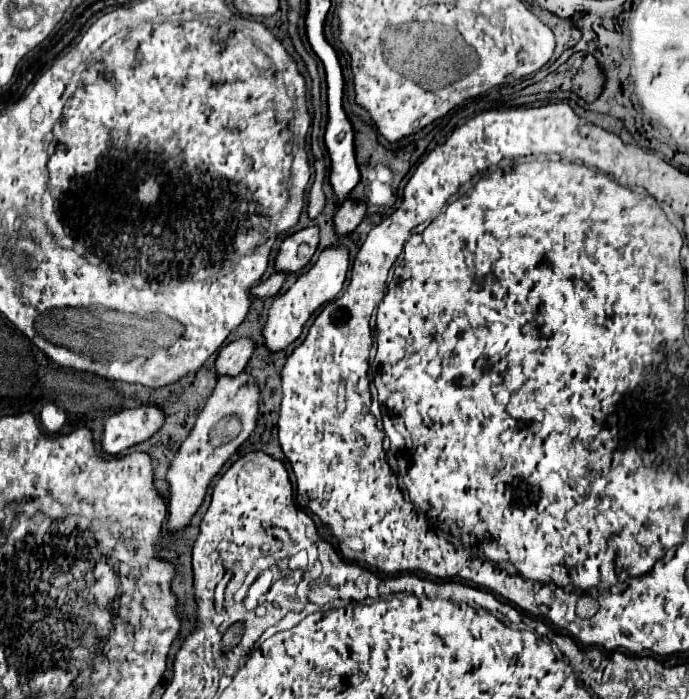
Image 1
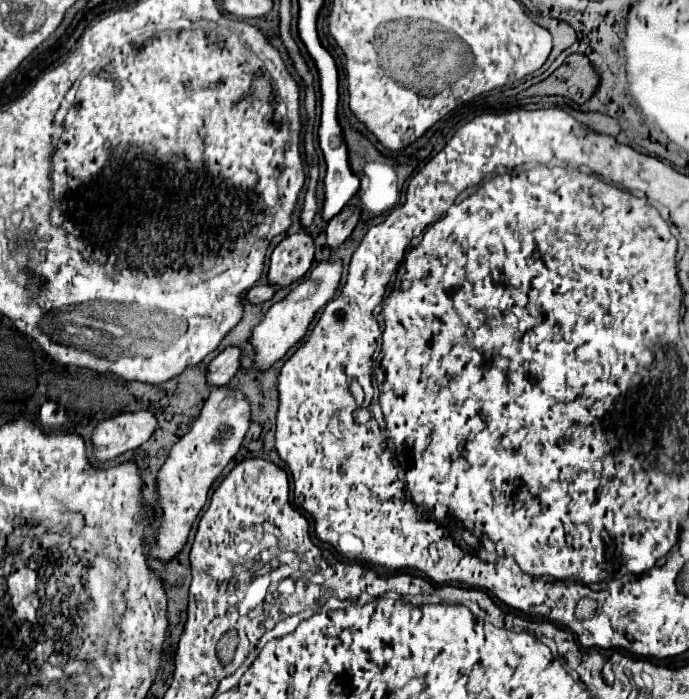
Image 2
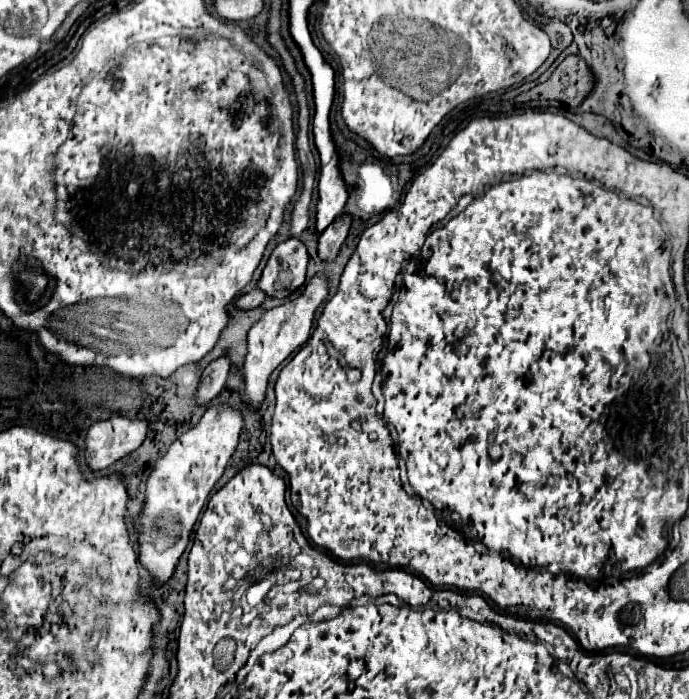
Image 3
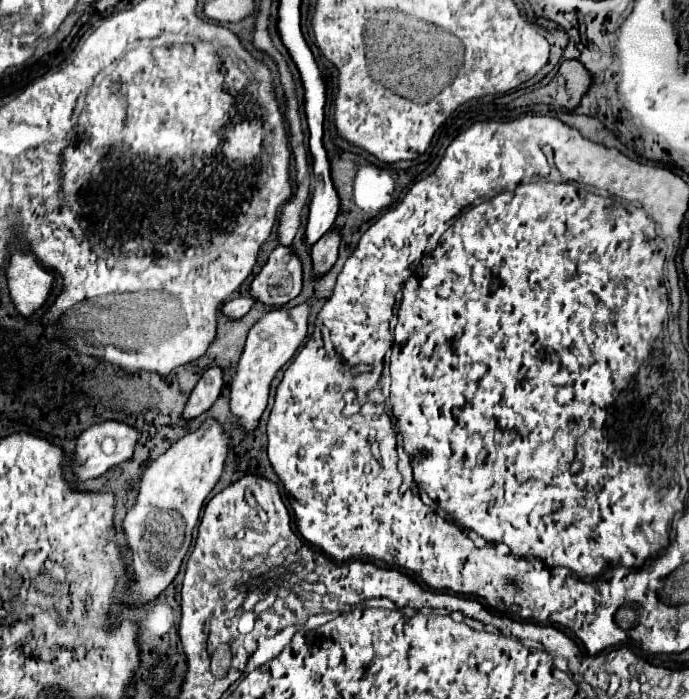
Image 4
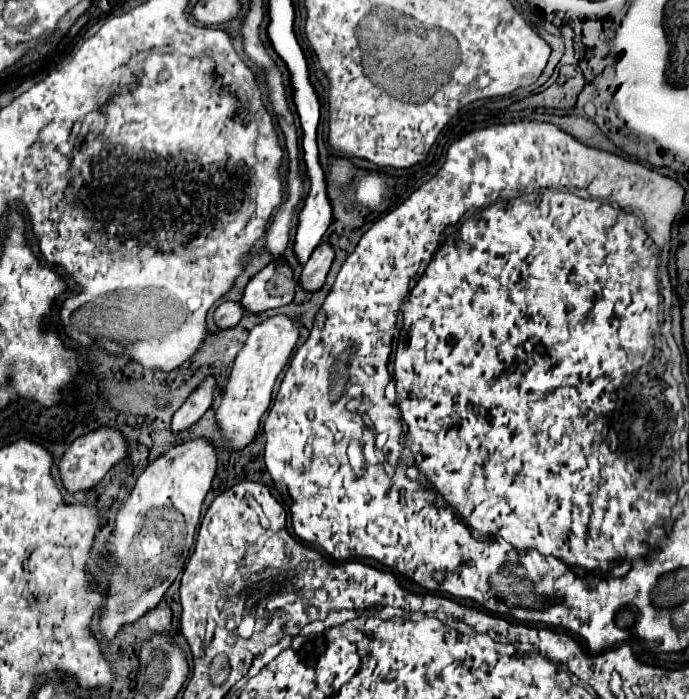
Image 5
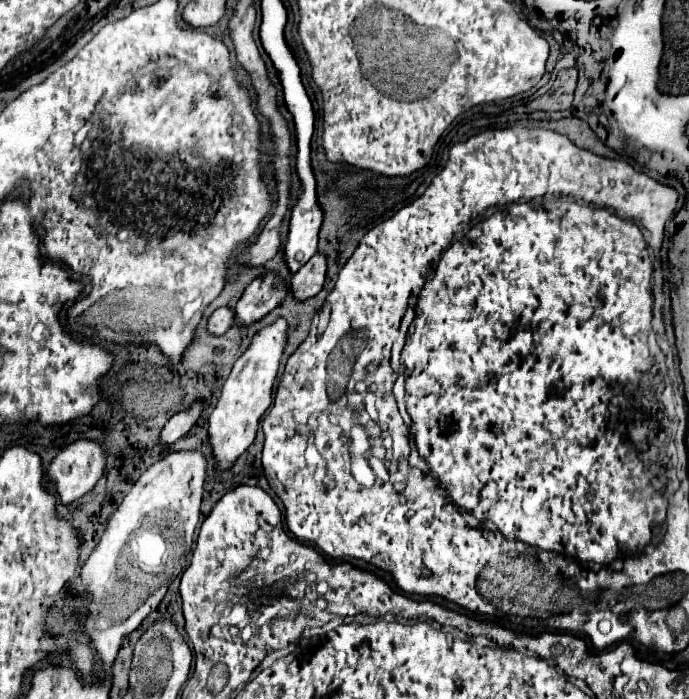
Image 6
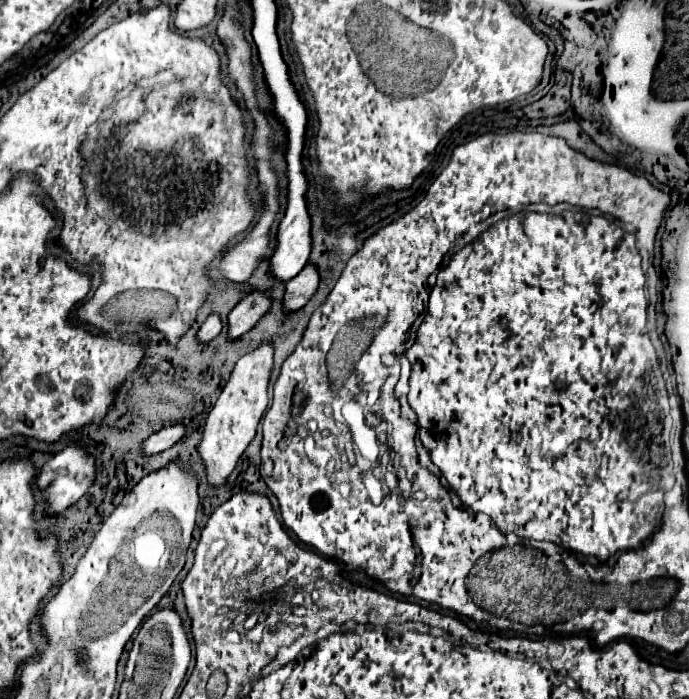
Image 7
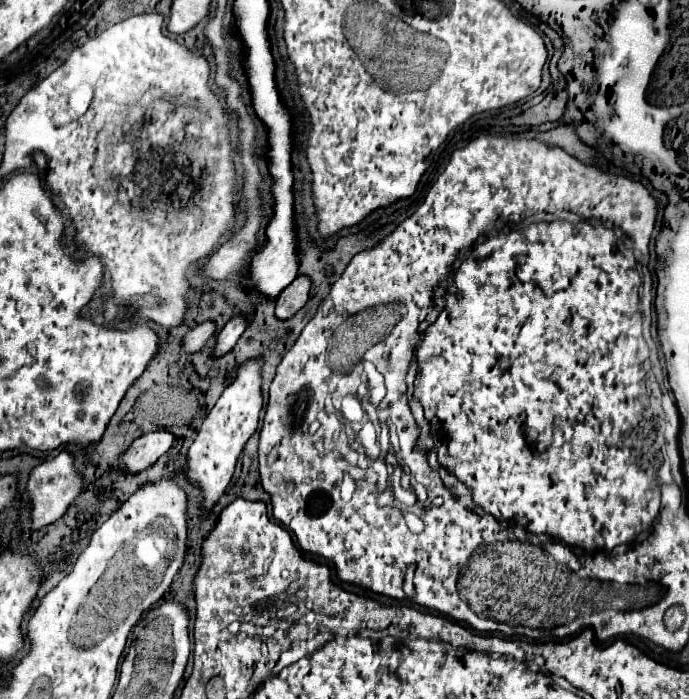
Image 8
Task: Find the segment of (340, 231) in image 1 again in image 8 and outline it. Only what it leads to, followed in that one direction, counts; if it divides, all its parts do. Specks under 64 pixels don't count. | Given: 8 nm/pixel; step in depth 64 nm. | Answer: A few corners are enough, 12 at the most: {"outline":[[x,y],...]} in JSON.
{"outline":[[298,276],[276,300],[274,316],[286,320],[308,300],[310,280]]}

